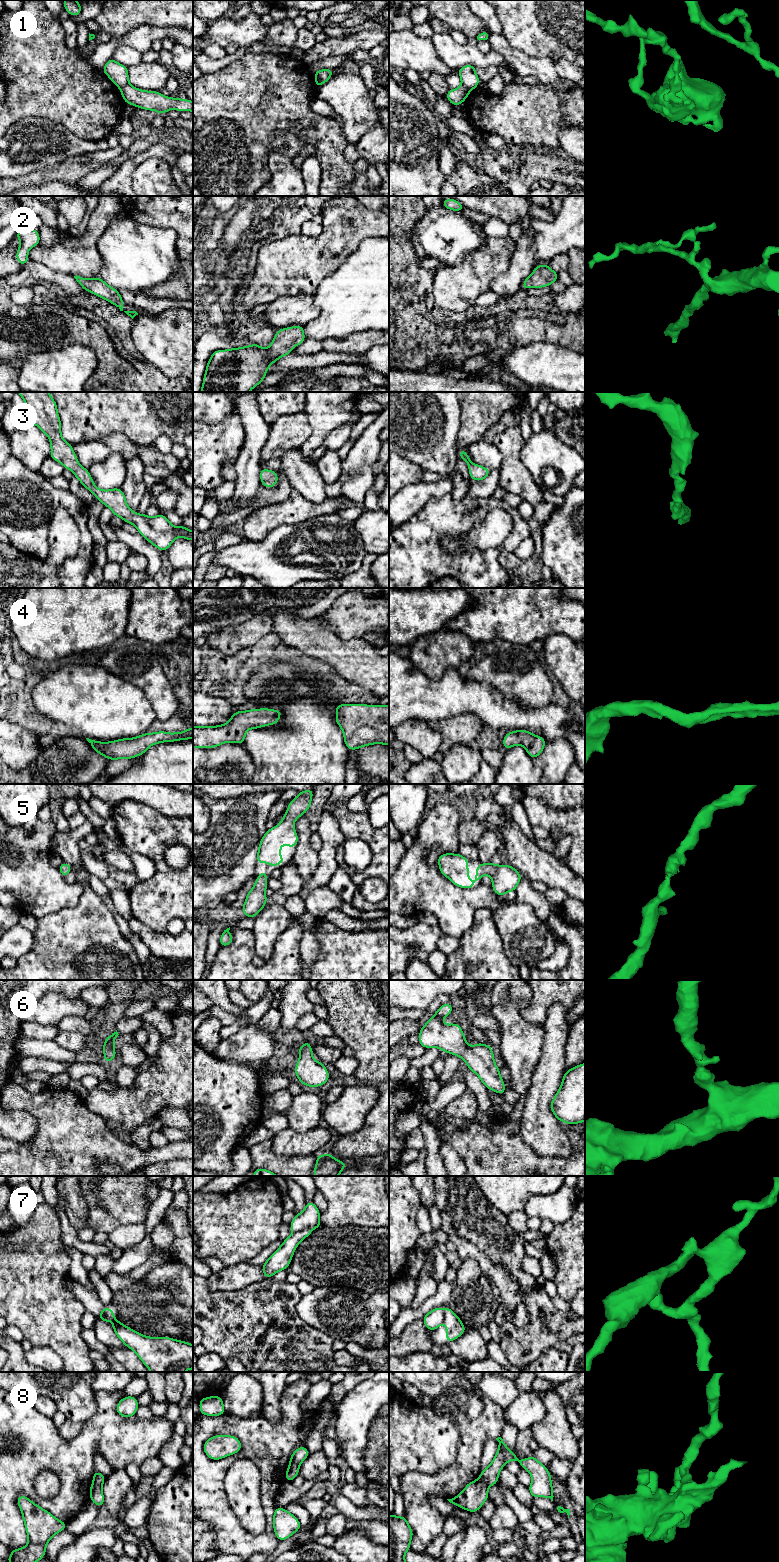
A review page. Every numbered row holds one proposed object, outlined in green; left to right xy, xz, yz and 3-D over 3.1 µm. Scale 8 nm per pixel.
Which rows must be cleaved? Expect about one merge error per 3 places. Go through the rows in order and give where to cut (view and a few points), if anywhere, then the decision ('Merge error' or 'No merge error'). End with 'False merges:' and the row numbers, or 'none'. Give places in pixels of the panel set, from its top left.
1: Split along xz (315, 74), (324, 82). Merge error
2: No split. No merge error
3: No split. No merge error
4: No split. No merge error
5: No split. No merge error
6: No split. No merge error
7: Split along xz (309, 1228), (295, 1232). Merge error
8: Split along xz (299, 1464), (291, 1464), (289, 1466). Merge error
False merges: 1, 7, 8

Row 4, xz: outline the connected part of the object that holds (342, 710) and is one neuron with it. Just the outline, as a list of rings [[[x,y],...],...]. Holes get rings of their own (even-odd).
[[[337,704],[335,721],[343,731],[349,750],[372,744],[389,745],[389,705]]]

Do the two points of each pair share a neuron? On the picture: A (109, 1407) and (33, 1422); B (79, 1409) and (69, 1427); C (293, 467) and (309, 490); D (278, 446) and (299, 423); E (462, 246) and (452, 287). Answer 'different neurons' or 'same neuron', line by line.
A: same neuron
B: different neurons
C: same neuron
D: same neuron
E: different neurons

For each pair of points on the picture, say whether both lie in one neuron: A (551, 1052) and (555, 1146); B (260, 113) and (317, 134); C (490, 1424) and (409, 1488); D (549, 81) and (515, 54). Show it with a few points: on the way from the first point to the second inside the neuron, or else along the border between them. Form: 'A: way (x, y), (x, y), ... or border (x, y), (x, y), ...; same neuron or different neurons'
A: way (547, 1075), (543, 1088), (543, 1123); same neuron
B: way (274, 113), (296, 113), (303, 120); same neuron
C: way (470, 1447), (468, 1458), (444, 1482), (432, 1485); same neuron
D: way (541, 73), (534, 66), (527, 66), (523, 62); same neuron

